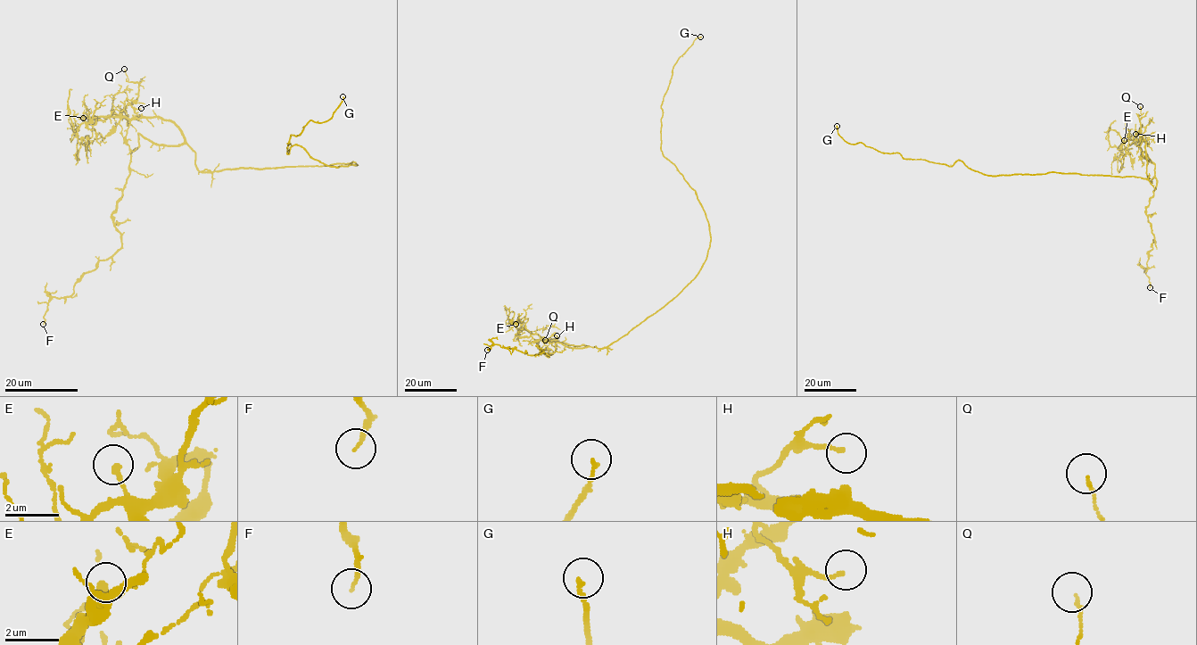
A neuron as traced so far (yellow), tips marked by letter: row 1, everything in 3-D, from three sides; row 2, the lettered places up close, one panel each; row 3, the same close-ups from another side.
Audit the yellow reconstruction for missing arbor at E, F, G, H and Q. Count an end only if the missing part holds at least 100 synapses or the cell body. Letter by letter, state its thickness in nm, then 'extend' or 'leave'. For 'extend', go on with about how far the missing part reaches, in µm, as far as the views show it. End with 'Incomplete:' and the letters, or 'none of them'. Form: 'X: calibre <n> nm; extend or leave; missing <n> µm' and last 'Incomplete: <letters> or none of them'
E: calibre 200 nm; leave
F: calibre 140 nm; leave
G: calibre 130 nm; extend; missing 10 µm
H: calibre 140 nm; leave
Q: calibre 110 nm; leave
Incomplete: G

